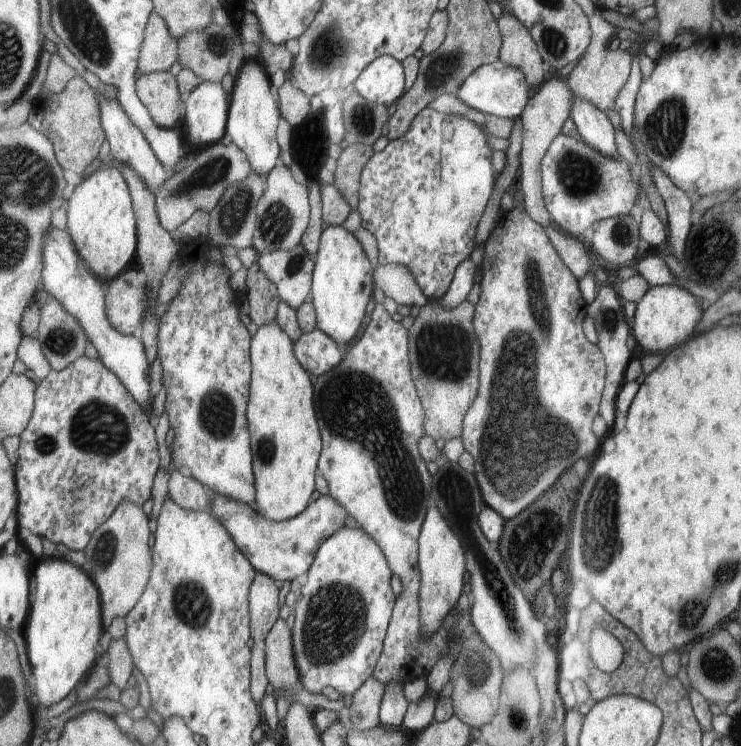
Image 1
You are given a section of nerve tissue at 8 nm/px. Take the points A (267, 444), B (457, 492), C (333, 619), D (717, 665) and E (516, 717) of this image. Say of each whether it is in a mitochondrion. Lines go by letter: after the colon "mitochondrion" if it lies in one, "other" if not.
A: mitochondrion
B: mitochondrion
C: mitochondrion
D: mitochondrion
E: mitochondrion

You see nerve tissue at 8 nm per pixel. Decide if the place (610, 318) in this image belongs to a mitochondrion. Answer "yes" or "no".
yes

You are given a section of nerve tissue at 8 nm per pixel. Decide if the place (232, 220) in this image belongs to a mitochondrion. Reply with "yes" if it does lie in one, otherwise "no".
yes

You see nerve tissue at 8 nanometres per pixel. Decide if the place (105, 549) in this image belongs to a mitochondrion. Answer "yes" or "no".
yes

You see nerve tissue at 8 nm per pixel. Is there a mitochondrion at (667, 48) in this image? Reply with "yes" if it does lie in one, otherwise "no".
no

